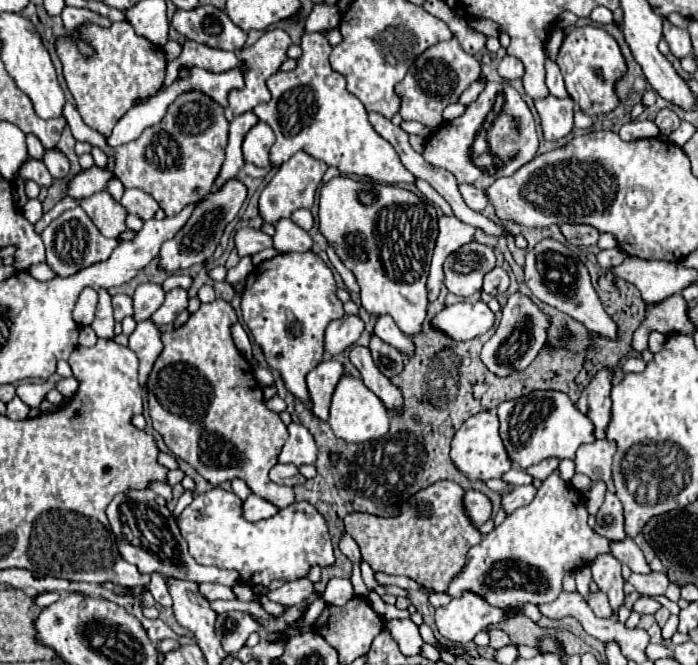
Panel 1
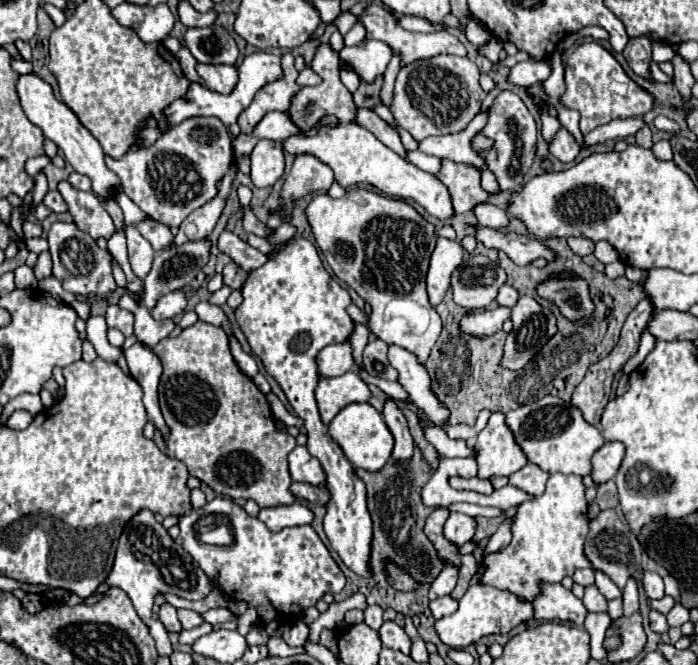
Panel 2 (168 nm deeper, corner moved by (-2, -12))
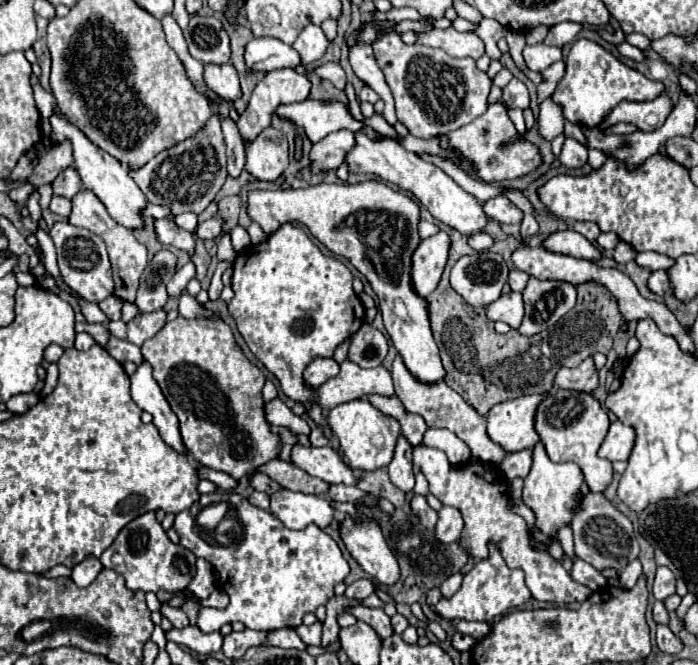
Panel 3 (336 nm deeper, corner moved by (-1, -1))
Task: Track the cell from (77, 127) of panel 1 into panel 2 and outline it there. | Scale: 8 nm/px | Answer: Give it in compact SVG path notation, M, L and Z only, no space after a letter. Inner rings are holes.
M196 116L196 118L186 118L182 124L170 128L164 132L150 148L142 148L138 152L126 152L120 160L114 160L110 156L104 156L106 166L120 178L122 190L130 196L132 202L136 202L150 218L166 224L166 226L180 226L180 222L196 208L206 204L216 196L216 180L224 176L224 172L230 166L230 134L222 120L218 118L206 118L206 116Z

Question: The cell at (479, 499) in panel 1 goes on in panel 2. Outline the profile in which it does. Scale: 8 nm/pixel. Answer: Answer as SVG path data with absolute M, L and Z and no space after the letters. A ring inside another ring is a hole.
M452 512L450 518L446 520L446 538L458 546L462 546L464 542L472 540L472 536L476 534L476 518L468 516L468 514L460 514L460 512Z

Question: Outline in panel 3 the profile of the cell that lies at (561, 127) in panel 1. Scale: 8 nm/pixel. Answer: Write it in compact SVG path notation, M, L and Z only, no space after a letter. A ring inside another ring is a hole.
M565 139L559 161L567 169L579 169L579 167L583 167L587 163L587 147L583 147L581 143L577 143L573 139Z

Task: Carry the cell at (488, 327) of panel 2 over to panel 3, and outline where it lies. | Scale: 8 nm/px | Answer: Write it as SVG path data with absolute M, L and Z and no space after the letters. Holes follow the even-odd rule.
M503 293L493 305L487 309L487 317L491 321L505 321L511 329L519 329L523 319L523 299L521 293Z

